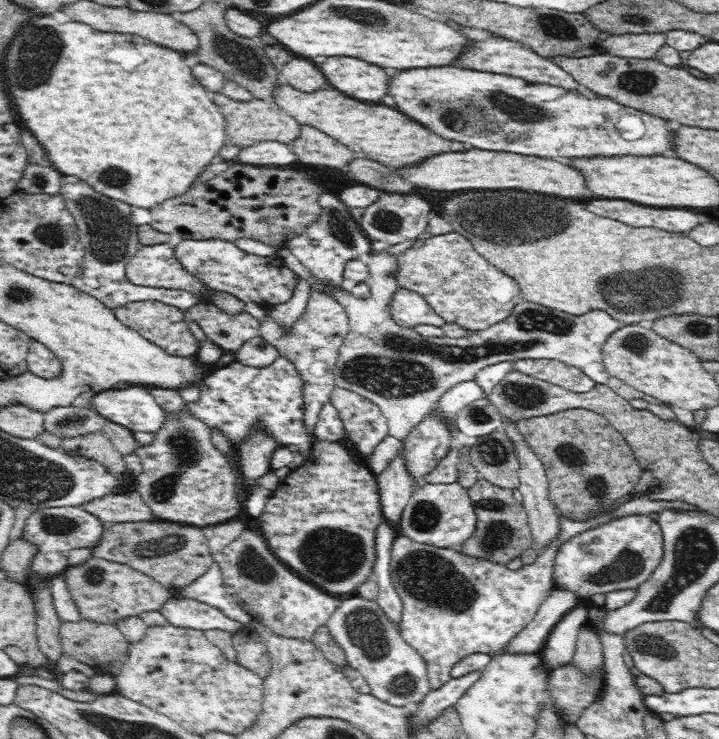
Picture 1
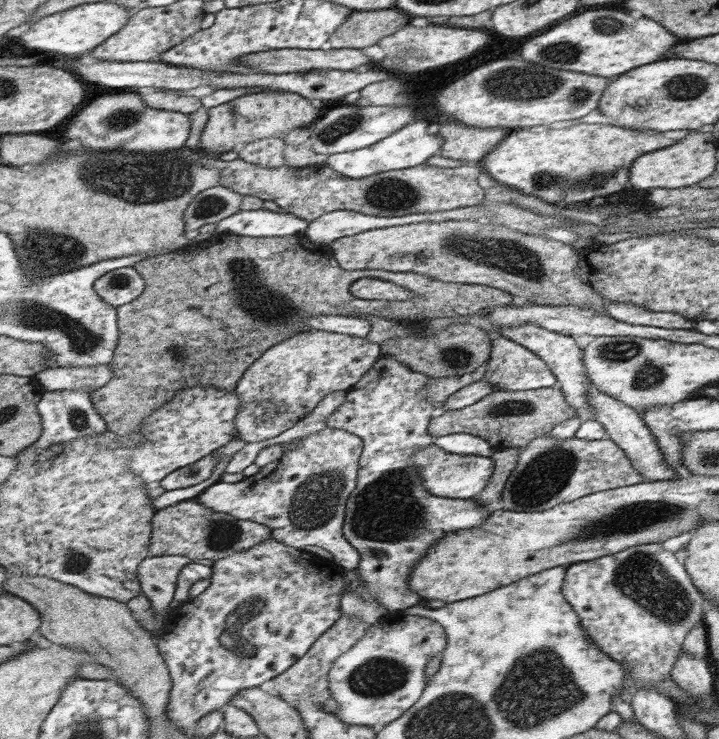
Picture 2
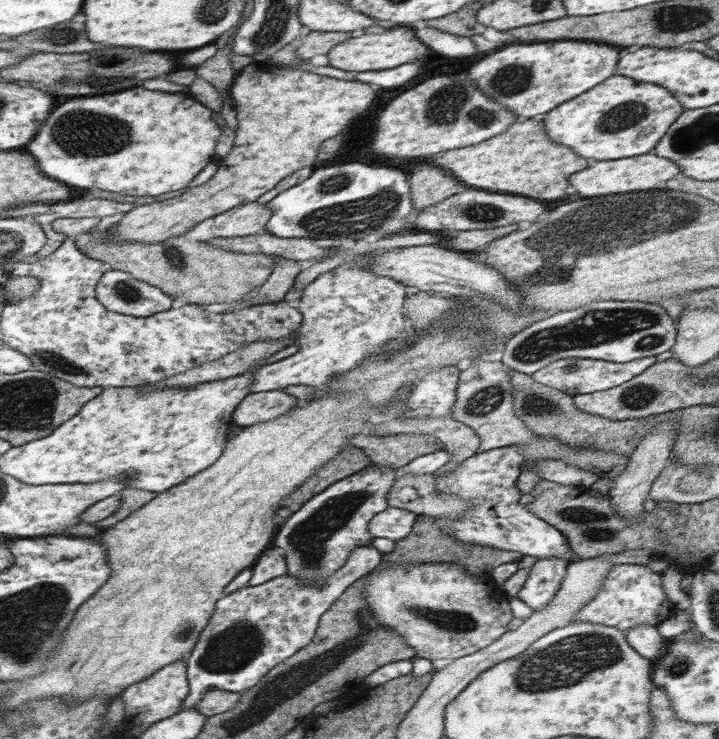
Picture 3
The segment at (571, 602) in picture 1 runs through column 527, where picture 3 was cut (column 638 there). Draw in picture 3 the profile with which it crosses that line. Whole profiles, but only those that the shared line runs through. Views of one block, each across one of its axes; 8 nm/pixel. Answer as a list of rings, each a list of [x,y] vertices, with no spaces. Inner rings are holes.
[[[638,624],[626,636],[631,648],[652,662],[658,661],[669,646],[669,640],[652,624]]]

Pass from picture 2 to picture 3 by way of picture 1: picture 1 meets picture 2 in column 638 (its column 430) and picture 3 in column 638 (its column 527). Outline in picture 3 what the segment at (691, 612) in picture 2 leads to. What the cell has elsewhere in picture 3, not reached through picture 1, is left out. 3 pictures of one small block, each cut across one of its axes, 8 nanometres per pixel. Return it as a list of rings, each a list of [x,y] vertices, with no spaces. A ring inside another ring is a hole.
[[[617,564],[610,567],[608,575],[601,581],[597,596],[592,597],[588,605],[580,607],[579,614],[572,622],[604,624],[627,632],[638,624],[657,626],[675,612],[676,606],[666,598],[662,578],[654,574],[654,569],[644,564]]]

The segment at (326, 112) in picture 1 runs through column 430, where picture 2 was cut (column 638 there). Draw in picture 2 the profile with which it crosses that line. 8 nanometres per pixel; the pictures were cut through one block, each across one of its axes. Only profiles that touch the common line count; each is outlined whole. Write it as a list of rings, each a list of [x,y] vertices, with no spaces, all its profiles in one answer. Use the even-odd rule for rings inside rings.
[[[576,121],[563,125],[528,127],[512,130],[479,165],[504,187],[552,204],[562,204],[562,200],[566,200],[568,204],[587,204],[590,208],[608,202],[600,196],[620,192],[622,186],[628,185],[628,170],[638,156],[676,144],[686,134],[686,130],[630,130],[612,124]]]

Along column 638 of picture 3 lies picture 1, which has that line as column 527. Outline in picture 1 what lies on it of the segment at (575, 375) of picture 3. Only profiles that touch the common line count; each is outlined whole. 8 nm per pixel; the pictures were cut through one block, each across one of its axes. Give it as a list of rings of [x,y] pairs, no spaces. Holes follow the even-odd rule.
[[[556,359],[515,360],[511,370],[520,371],[535,379],[546,381],[552,385],[558,385],[576,393],[588,392],[595,385],[595,382],[579,368]]]

